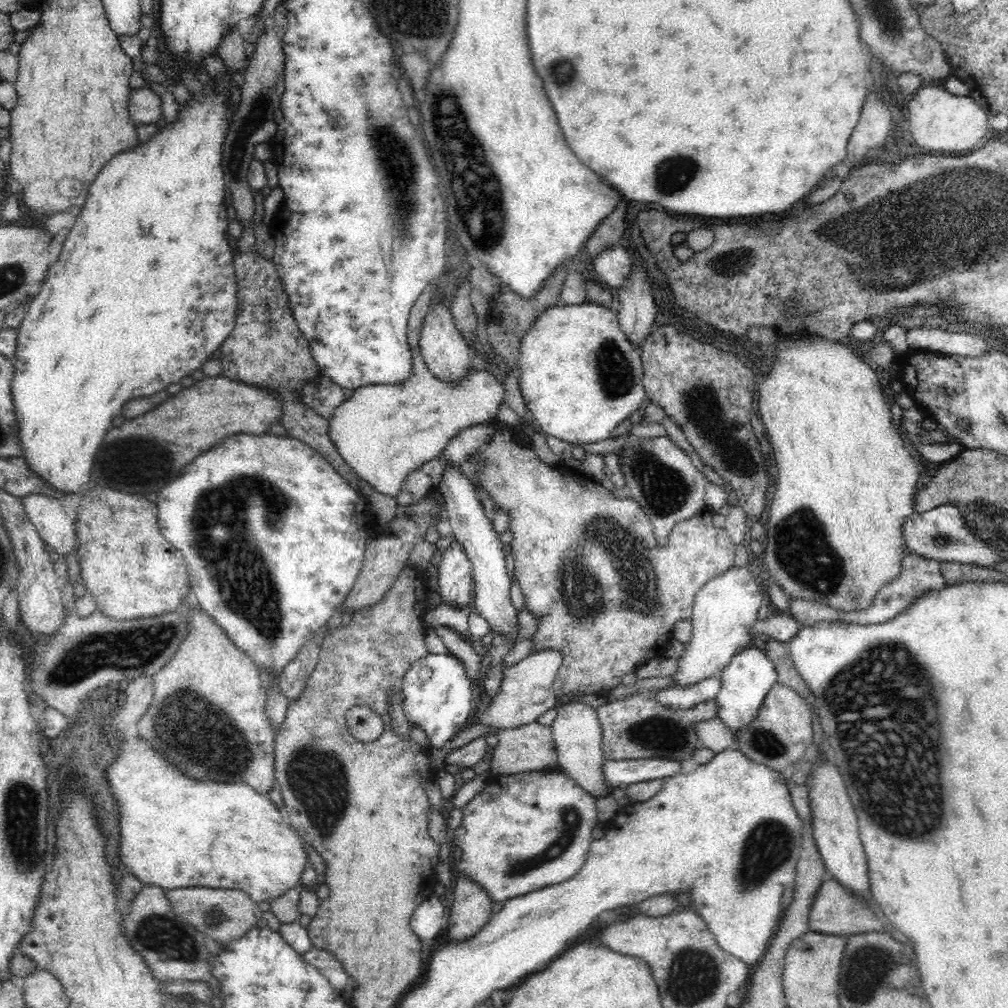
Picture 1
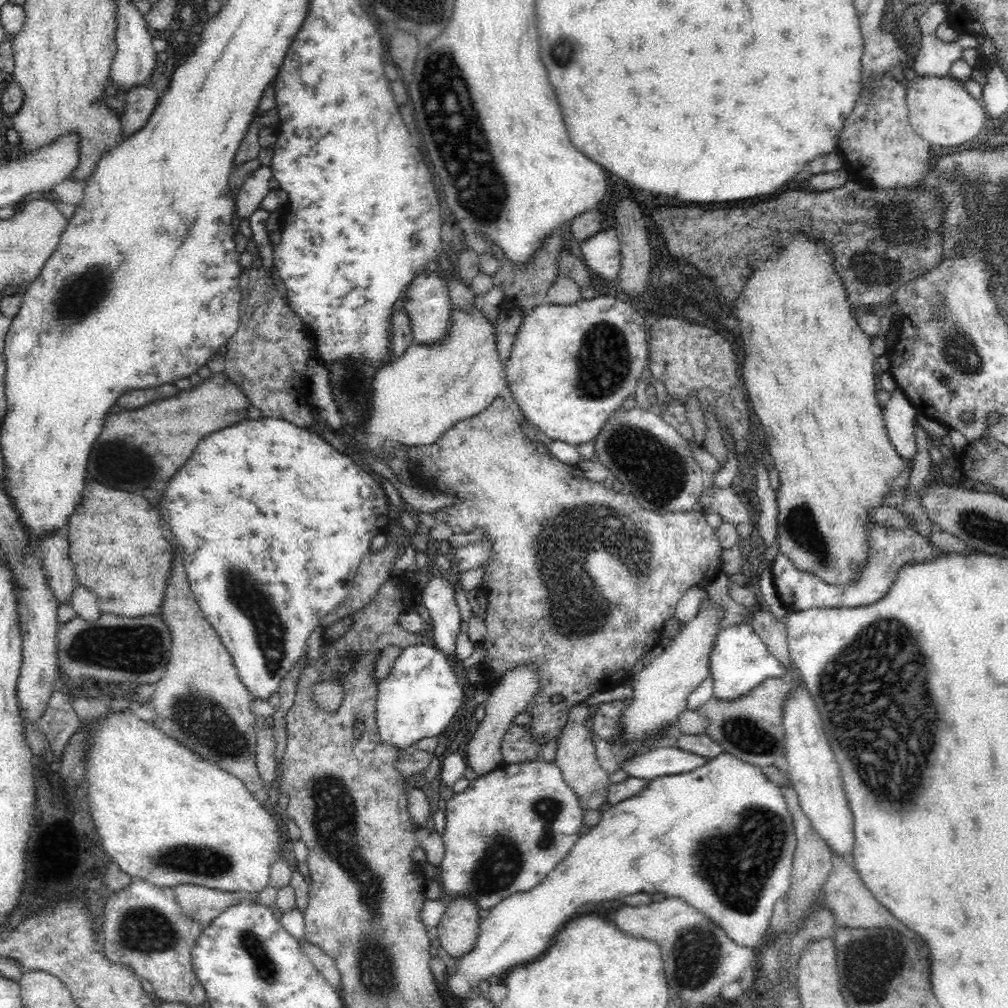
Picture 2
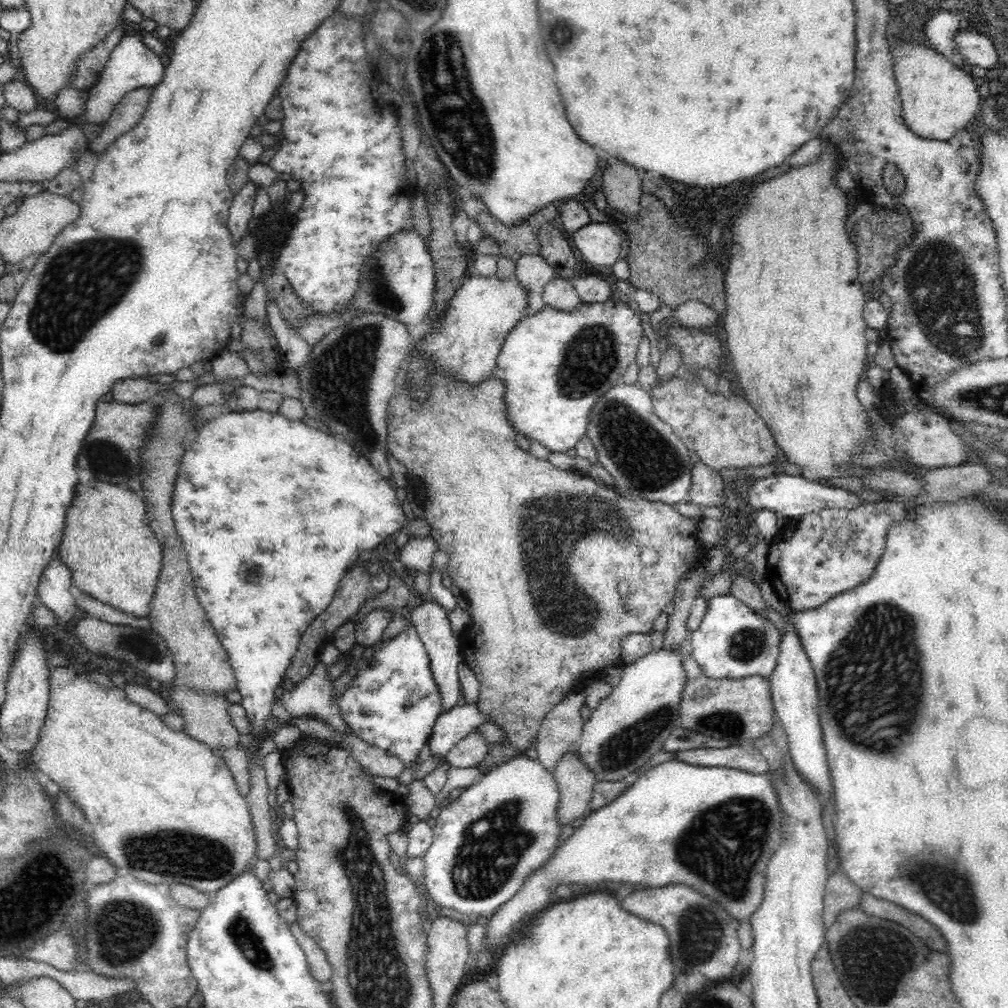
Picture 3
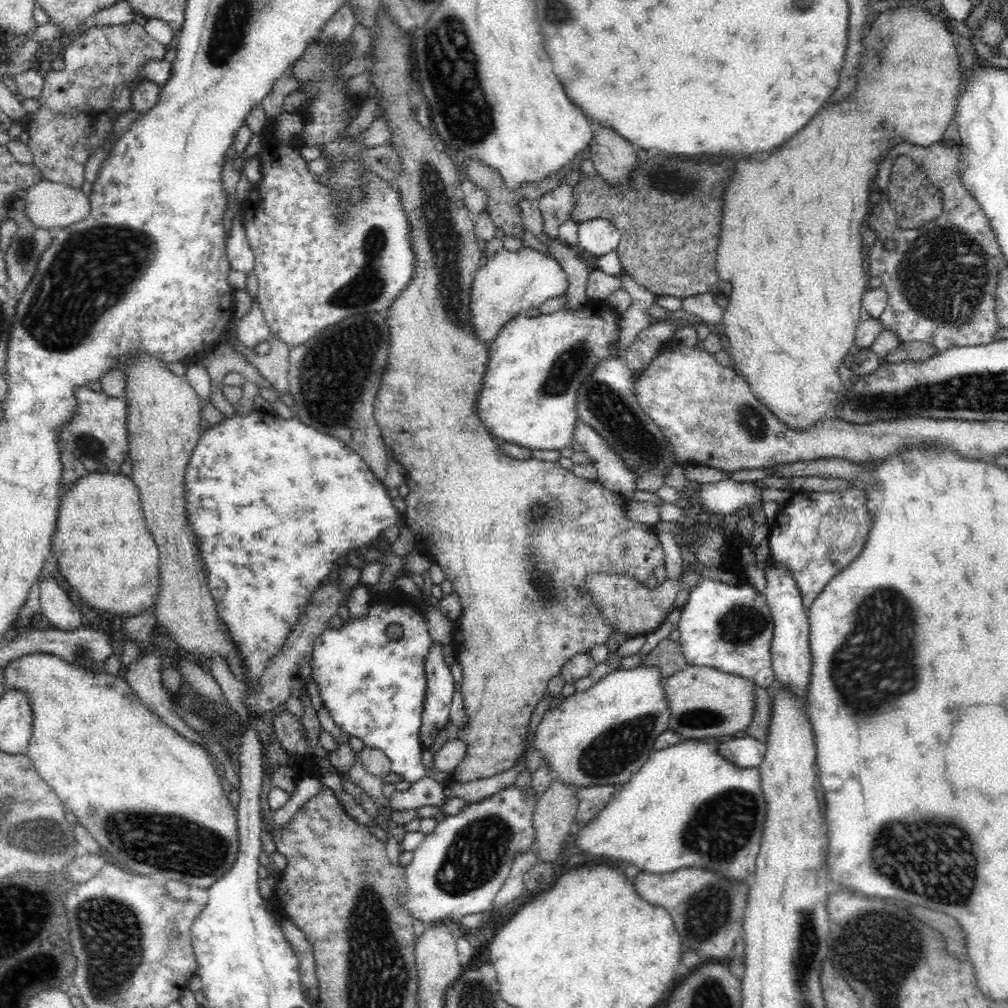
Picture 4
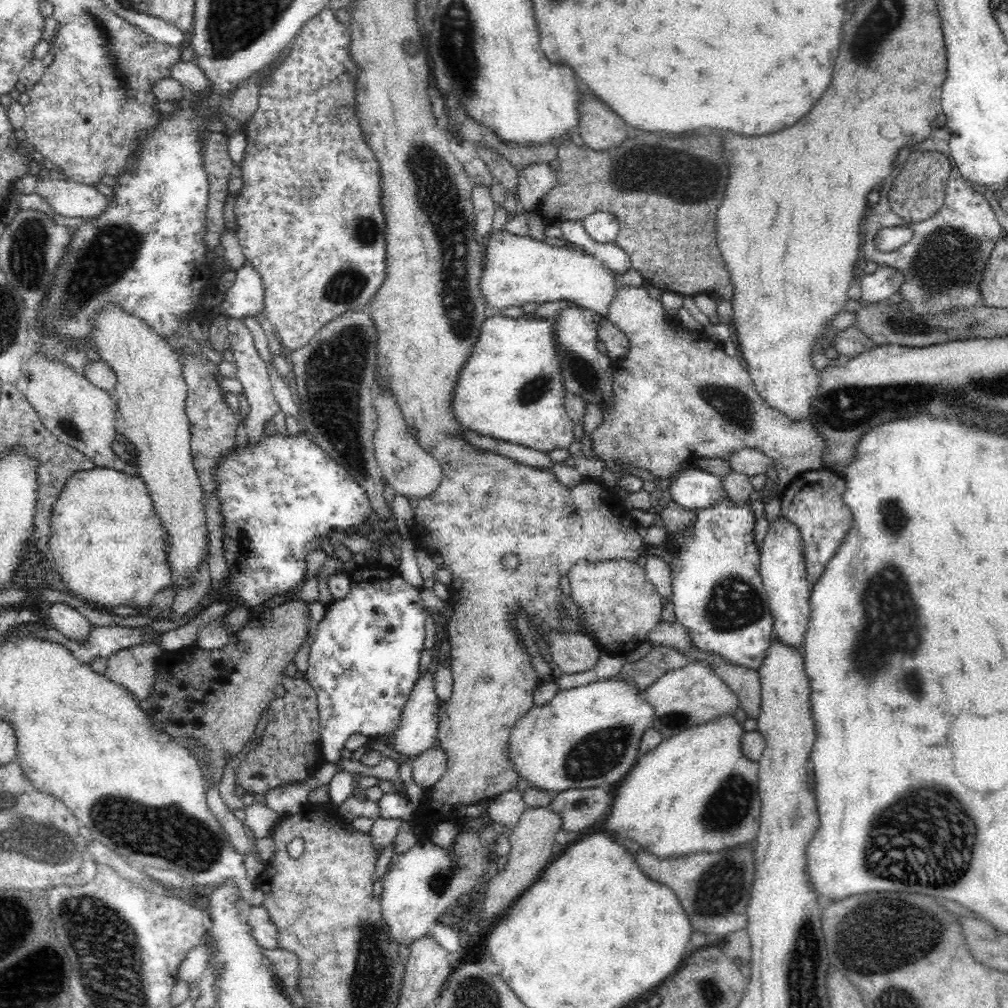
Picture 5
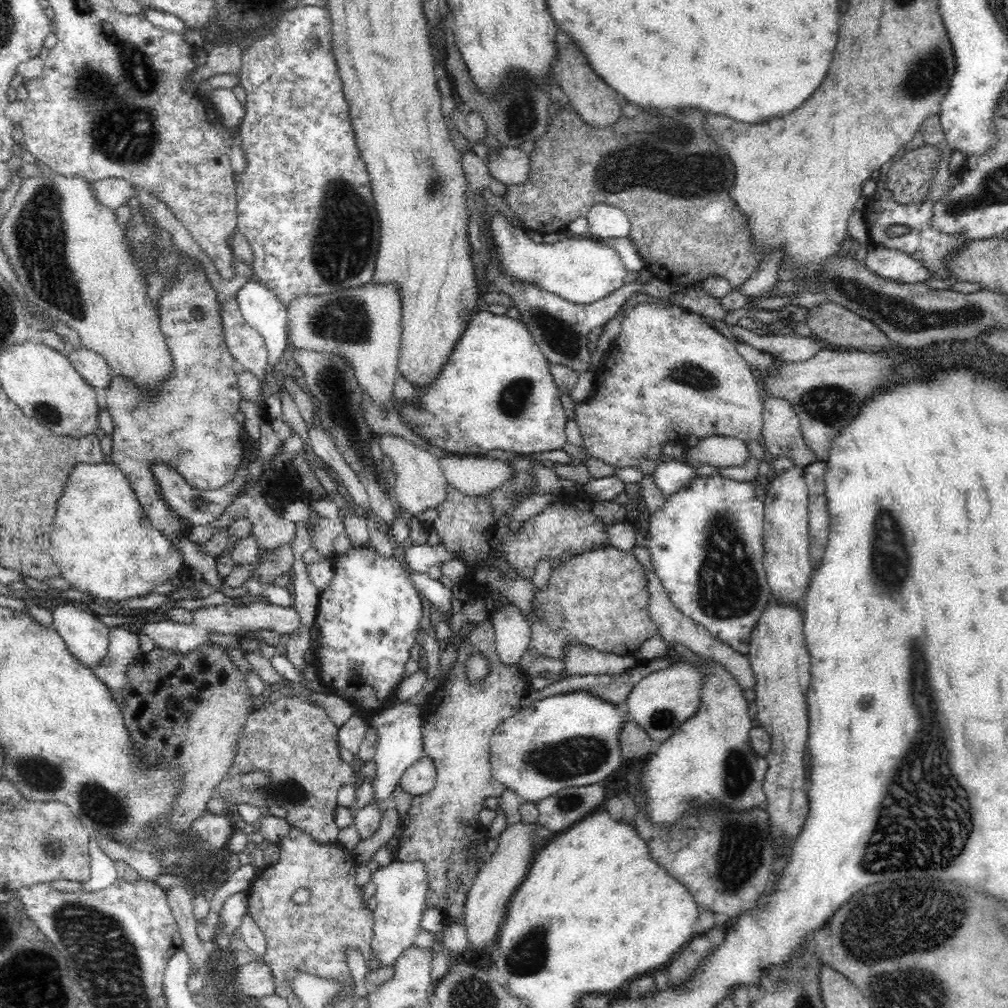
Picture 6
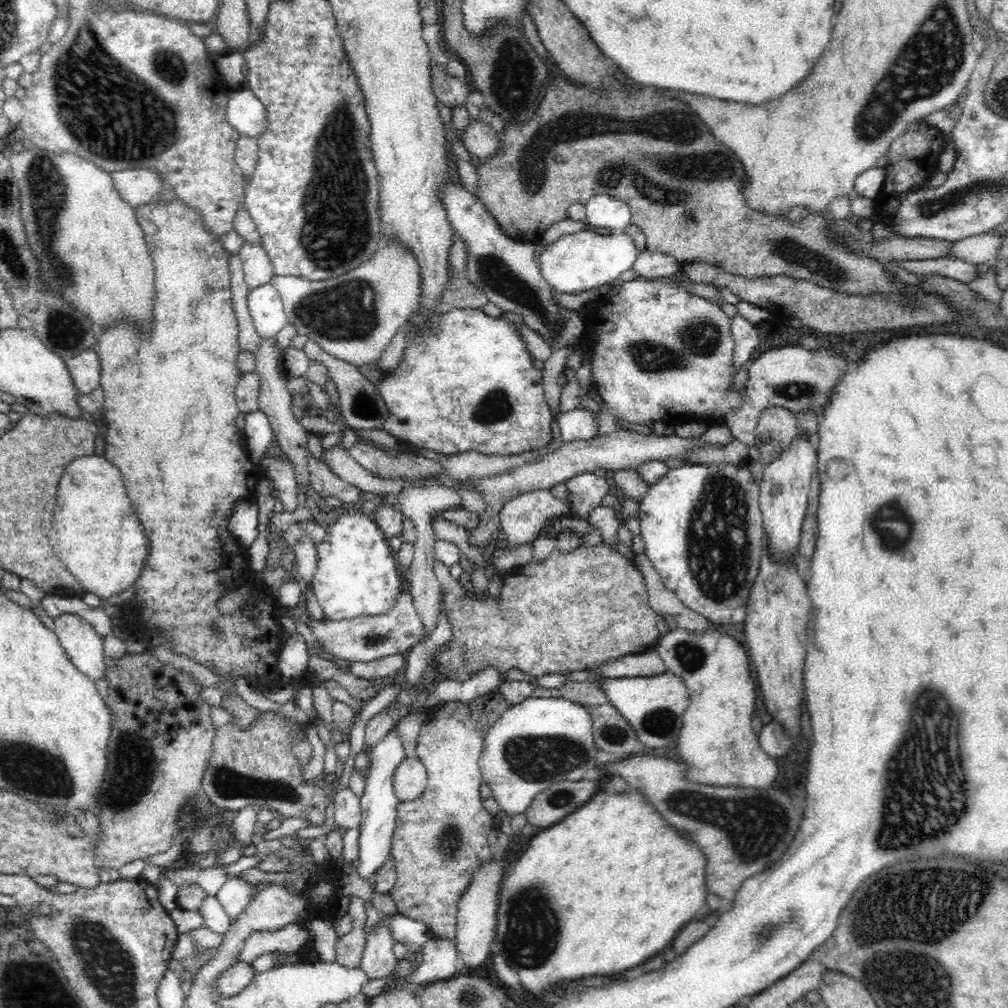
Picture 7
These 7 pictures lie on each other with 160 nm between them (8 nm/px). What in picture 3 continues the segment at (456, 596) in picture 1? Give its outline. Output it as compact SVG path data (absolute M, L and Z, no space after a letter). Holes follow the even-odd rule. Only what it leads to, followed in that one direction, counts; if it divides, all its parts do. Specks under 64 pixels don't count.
M433 598L430 602L421 604L411 612L412 624L427 650L430 668L442 695L442 708L446 711L455 707L458 701L463 700L460 678L458 677L458 666L460 666L460 662L463 662L463 654L460 651L463 640L454 637L447 613L447 610Z

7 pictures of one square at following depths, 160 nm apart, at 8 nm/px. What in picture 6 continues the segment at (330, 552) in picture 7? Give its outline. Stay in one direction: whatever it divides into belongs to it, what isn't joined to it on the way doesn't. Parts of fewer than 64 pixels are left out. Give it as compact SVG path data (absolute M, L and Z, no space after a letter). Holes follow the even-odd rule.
M371 544L359 547L353 546L348 550L346 556L337 555L331 562L334 564L334 576L332 582L320 593L317 617L315 618L314 628L318 631L318 642L316 642L318 646L316 646L311 653L311 655L313 655L313 665L316 668L317 679L320 681L320 684L326 688L327 692L346 698L354 707L354 712L364 716L367 722L368 716L374 715L380 709L389 706L390 702L394 700L399 682L404 679L405 666L411 659L410 651L417 643L417 632L421 629L420 621L423 616L422 601L420 600L421 595L417 592L416 588L412 586L412 583L408 580L408 577L406 577L406 571L395 558L384 558L384 556L380 556Z

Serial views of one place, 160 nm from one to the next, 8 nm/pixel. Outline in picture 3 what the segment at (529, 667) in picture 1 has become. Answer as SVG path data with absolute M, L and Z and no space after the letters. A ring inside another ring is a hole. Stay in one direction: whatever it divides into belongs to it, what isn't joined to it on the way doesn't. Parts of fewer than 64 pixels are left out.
M479 730L472 731L448 751L445 759L455 768L479 767L486 760L489 746Z

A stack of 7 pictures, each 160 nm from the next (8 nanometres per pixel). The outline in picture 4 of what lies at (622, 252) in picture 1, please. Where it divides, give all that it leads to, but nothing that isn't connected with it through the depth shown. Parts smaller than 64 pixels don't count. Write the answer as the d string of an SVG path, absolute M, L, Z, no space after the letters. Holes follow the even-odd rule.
M594 220L577 223L577 243L597 258L616 254L622 233L609 220Z

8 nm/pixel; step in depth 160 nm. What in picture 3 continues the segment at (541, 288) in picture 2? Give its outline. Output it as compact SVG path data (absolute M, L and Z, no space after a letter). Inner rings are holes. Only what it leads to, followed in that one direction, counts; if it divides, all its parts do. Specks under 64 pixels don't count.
M466 196L466 198L464 198L464 202L461 203L460 206L462 207L462 211L464 211L464 215L466 215L468 219L472 219L472 221L478 225L478 228L480 228L480 232L482 233L482 237L490 237L494 239L496 244L498 244L500 257L510 258L513 260L514 264L521 256L540 255L539 228L548 223L552 225L558 216L558 208L556 208L556 205L546 205L542 210L534 213L521 225L518 225L517 227L506 227L502 225L500 221L494 219L492 215L488 215L486 207L484 207L480 201L476 201L474 197Z

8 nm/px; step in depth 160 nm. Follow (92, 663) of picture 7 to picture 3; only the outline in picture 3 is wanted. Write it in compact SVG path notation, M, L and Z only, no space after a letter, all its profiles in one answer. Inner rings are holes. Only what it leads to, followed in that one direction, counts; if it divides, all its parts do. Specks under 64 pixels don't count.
M55 551L53 558L48 562L48 565L42 572L37 588L37 595L40 597L40 600L54 612L58 620L66 623L71 620L77 609L75 605L75 596L72 593L73 585L69 568L66 567L66 564Z

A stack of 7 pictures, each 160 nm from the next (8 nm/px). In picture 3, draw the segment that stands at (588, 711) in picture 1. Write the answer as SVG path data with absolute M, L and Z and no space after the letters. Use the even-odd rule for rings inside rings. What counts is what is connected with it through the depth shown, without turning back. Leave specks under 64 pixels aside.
M577 747L570 748L558 760L556 770L554 770L554 779L558 782L558 791L560 791L558 823L564 826L570 825L589 809L598 779L586 767L586 764L582 763Z

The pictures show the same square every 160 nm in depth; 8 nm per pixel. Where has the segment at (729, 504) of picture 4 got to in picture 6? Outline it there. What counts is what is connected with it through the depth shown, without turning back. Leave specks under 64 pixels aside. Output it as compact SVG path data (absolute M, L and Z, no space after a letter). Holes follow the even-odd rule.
M666 461L655 468L652 477L665 496L669 497L671 494L676 494L679 490L685 489L700 476L697 476L695 467L687 463Z

